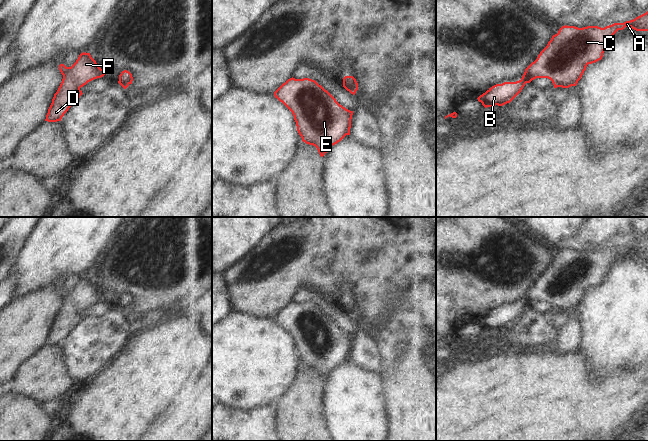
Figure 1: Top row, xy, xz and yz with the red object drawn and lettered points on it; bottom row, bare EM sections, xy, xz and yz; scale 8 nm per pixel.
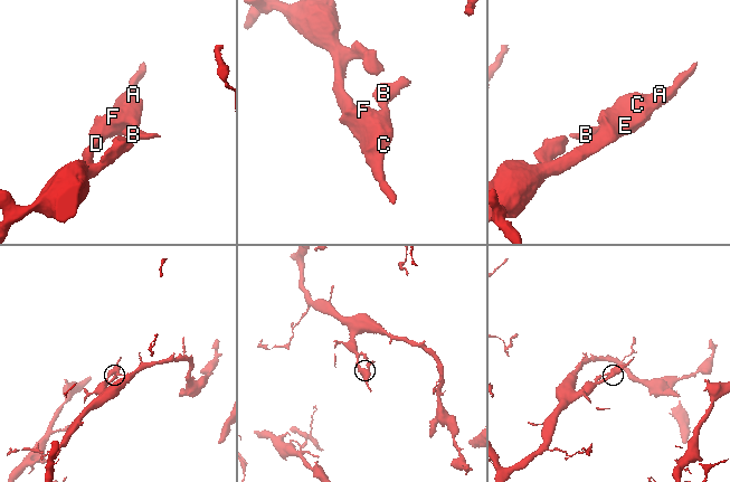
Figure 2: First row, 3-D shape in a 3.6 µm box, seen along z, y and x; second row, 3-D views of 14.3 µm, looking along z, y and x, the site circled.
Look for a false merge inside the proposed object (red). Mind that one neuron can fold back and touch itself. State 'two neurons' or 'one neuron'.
one neuron

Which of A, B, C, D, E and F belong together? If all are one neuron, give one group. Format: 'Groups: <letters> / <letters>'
Groups: A B C D E F

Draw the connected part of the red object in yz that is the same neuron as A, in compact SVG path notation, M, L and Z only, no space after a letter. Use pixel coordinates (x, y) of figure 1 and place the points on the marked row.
M648 11L633 20L604 28L562 26L537 59L525 69L519 81L496 84L477 99L485 108L503 106L510 103L526 83L536 78L550 79L554 88L576 86L587 65L601 60L609 40L625 27L648 31Z

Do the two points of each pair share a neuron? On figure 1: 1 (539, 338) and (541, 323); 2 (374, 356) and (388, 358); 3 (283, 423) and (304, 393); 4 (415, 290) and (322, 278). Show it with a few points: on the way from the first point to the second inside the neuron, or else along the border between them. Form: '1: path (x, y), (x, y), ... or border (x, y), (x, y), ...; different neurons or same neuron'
1: path (539, 334), (540, 327); same neuron
2: border (380, 342), (381, 364), (377, 371); different neurons
3: path (290, 416), (302, 404), (303, 400); same neuron
4: border (425, 280), (408, 285), (403, 312); different neurons

